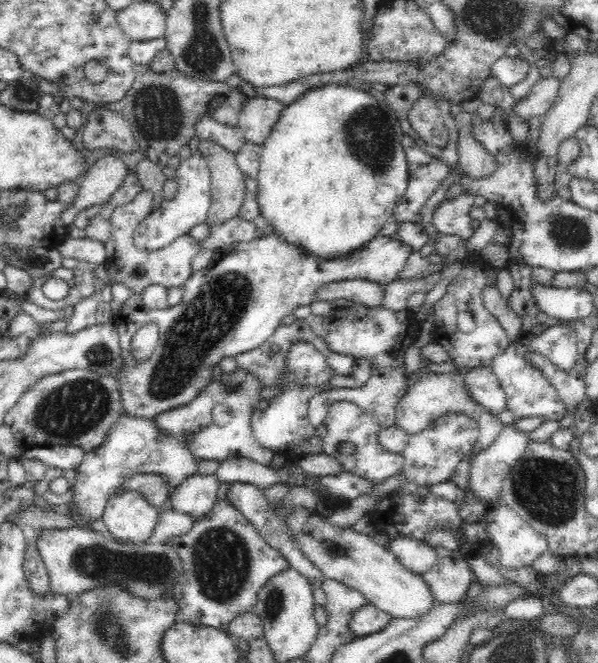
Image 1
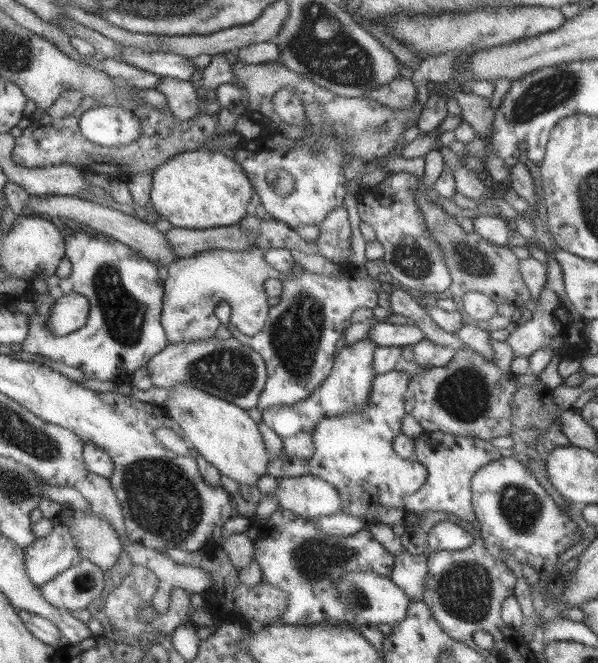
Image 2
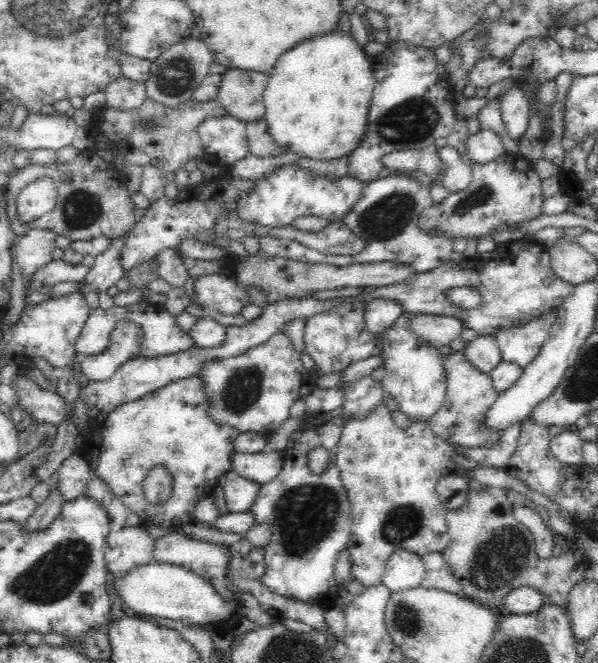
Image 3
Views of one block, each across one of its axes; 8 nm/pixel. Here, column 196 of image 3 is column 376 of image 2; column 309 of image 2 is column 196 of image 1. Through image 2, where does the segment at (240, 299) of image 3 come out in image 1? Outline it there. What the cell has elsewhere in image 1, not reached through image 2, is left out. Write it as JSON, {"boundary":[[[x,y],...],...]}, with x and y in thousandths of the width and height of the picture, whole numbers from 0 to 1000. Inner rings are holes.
{"boundary":[[[448,354],[415,367],[381,371],[355,398],[321,412],[299,431],[304,452],[294,462],[244,468],[234,454],[234,443],[226,443],[217,454],[204,459],[204,468],[187,480],[199,501],[202,552],[192,569],[201,578],[204,623],[258,633],[261,624],[313,608],[355,570],[355,551],[365,549],[375,537],[395,537],[445,516],[460,496],[472,490],[477,477],[490,474],[502,463],[518,463],[530,452],[530,442],[538,431],[592,421],[629,424],[644,431],[666,418],[689,379],[686,370],[671,368],[666,362],[661,365],[649,357],[629,357],[599,377],[554,391],[515,382],[502,370],[483,368],[465,354]],[[251,487],[264,490],[266,511],[254,537],[244,546],[234,543],[234,549],[226,549],[219,538],[219,510],[236,492]]]}

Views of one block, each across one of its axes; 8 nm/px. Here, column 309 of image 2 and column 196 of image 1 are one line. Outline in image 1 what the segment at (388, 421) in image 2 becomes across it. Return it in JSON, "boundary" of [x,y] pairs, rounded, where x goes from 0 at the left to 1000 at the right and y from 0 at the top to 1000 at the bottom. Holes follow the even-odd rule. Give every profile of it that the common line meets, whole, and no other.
{"boundary":[[[202,626],[181,647],[176,667],[142,685],[125,706],[122,757],[134,765],[130,790],[142,793],[151,783],[169,781],[181,754],[199,742],[206,727],[227,715],[263,715],[279,727],[279,754],[266,765],[266,772],[286,766],[284,748],[301,727],[314,718],[331,715],[334,692],[321,683],[323,655],[276,655],[254,633],[221,626]]]}

